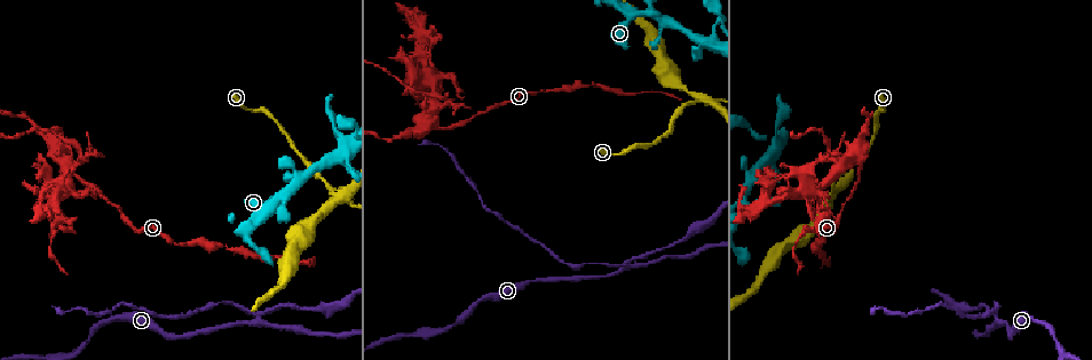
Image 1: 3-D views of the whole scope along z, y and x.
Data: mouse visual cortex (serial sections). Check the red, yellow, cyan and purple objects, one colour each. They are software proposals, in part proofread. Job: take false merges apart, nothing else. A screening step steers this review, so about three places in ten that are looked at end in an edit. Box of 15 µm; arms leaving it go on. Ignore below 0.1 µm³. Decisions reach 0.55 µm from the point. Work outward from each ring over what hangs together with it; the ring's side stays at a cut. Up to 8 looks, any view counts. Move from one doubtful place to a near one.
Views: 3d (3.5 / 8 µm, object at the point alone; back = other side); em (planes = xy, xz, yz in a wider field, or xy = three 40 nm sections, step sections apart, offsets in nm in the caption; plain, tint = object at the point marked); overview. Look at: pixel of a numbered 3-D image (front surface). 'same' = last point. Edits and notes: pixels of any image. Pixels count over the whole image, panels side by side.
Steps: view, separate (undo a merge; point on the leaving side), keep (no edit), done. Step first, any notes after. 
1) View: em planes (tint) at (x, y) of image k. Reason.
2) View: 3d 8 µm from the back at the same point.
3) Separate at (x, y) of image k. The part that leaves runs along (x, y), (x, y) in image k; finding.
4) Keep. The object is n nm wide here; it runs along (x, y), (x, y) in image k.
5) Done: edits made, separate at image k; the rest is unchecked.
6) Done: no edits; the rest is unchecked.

View: 3d 8 µm at (336, 194) of image 1. Four or more arms meet.

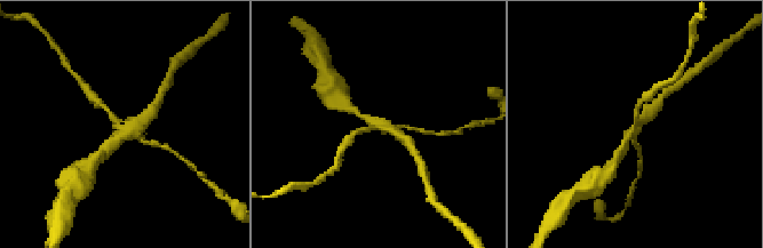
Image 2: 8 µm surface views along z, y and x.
View: 3d 3.5 µm at (634, 127) of image 2. Zoom in.

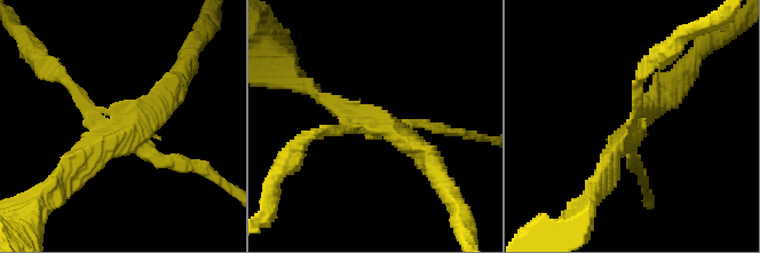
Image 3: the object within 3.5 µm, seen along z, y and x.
View: em planes (tint) at (112, 129) of image 3. 4 arms meet here; the arms are 150, 150, 200, 300 nm wide.

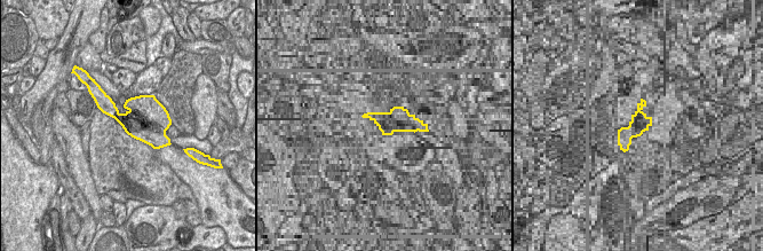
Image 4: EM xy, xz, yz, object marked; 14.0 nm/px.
Separate at (81, 160) of image 3. The part that leaves runs along (111, 129), (40, 199) in image 3; a second cell is stuck on.

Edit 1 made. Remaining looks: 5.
View: overview.

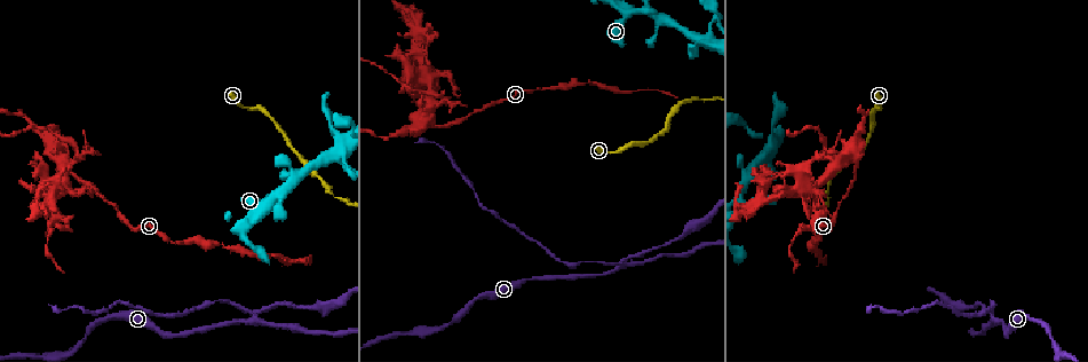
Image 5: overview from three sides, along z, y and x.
View: 3d 8 µm at (709, 45) of image 5. Four or more arms meet.

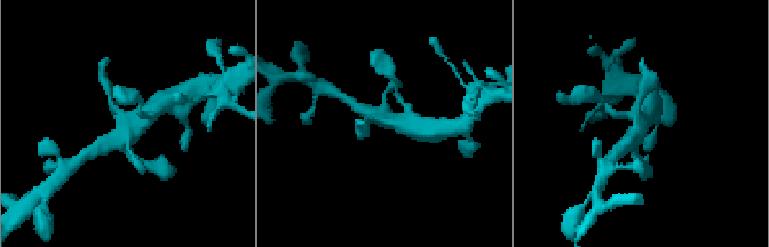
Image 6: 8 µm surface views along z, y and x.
View: em xy step 5 (tint) at (640, 121) of image 6.

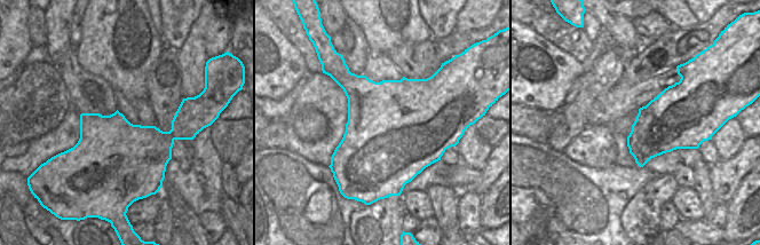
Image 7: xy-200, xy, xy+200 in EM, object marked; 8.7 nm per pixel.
Keep. It runs along (626, 145), (639, 128), (640, 101) in image 6; all the same cell.

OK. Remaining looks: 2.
View: 3d 8 µm at (177, 242) of image 5. Thin neck.

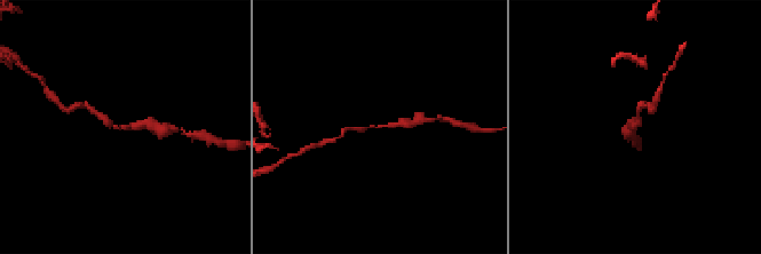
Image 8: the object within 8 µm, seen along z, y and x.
View: em xy step 3 (tint) at (120, 128) of image 8. The arms are 150, 200 nm wide; now the EM.

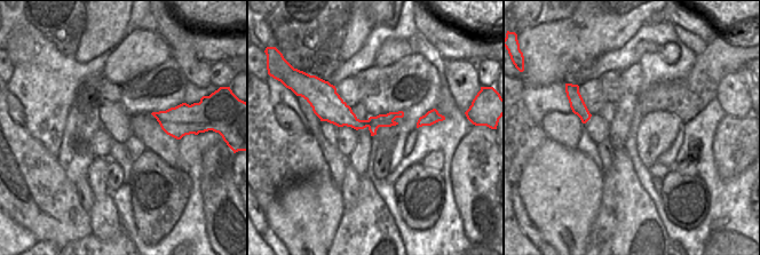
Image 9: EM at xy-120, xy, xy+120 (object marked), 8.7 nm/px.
Keep. Continuous, no second cell.

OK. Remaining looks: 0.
Done: edits made, separate at image 3; the rest is unchecked.

